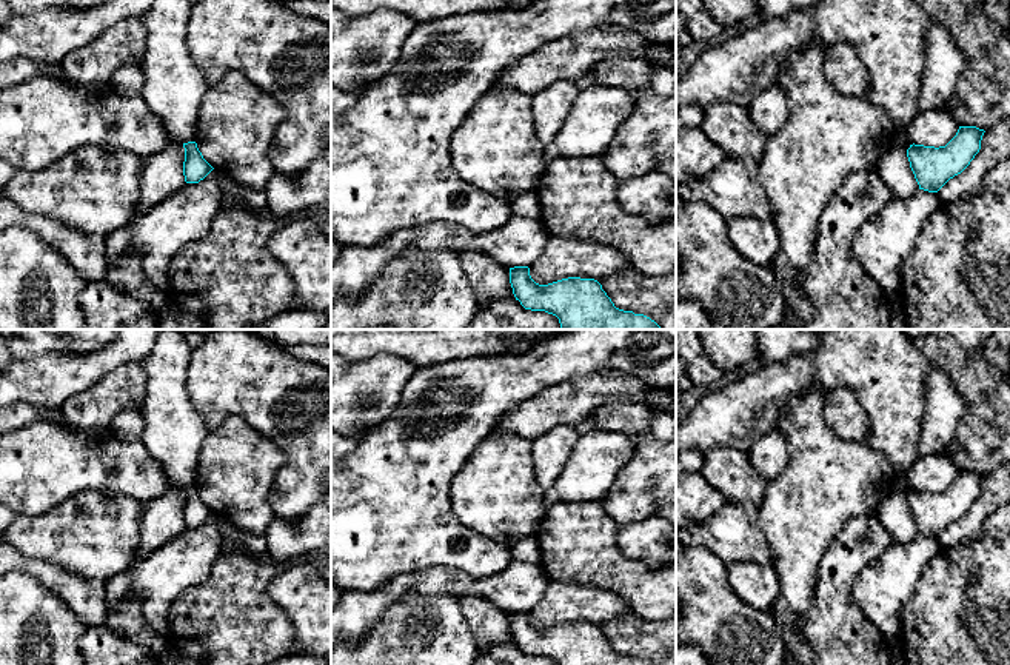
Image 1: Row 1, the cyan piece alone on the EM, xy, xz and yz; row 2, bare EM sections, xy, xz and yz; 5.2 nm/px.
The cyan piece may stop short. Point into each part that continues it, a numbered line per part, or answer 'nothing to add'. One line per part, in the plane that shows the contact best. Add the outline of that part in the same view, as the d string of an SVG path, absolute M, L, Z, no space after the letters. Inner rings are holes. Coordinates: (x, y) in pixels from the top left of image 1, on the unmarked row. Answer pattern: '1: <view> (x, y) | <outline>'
nothing to add

